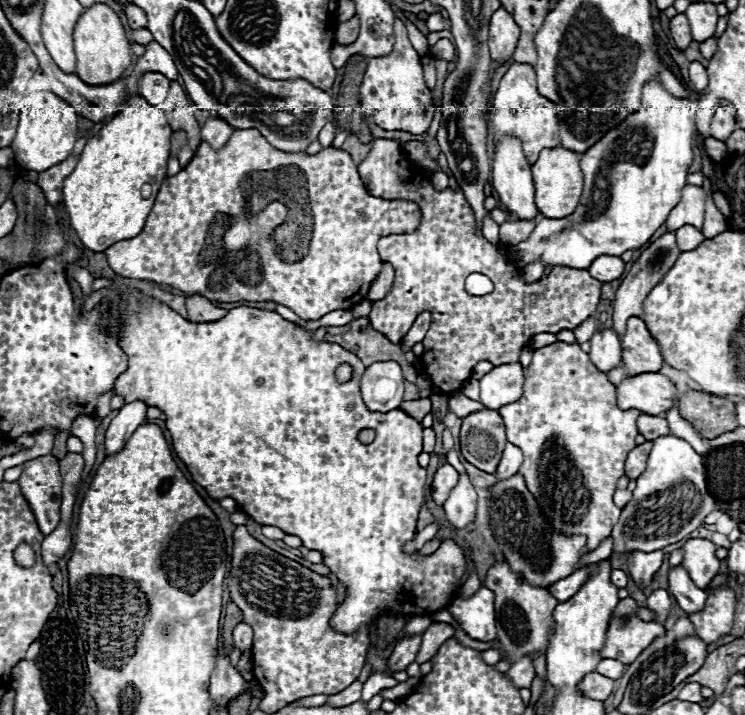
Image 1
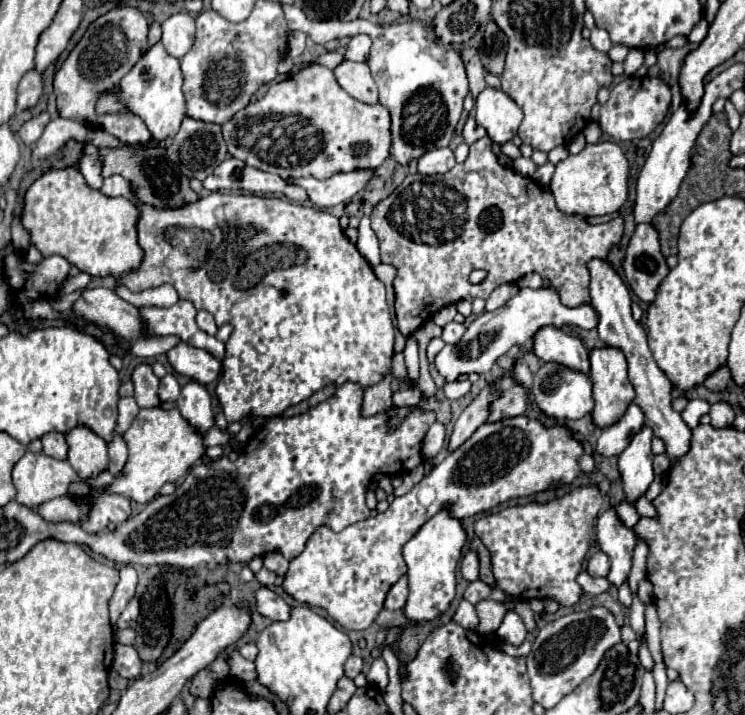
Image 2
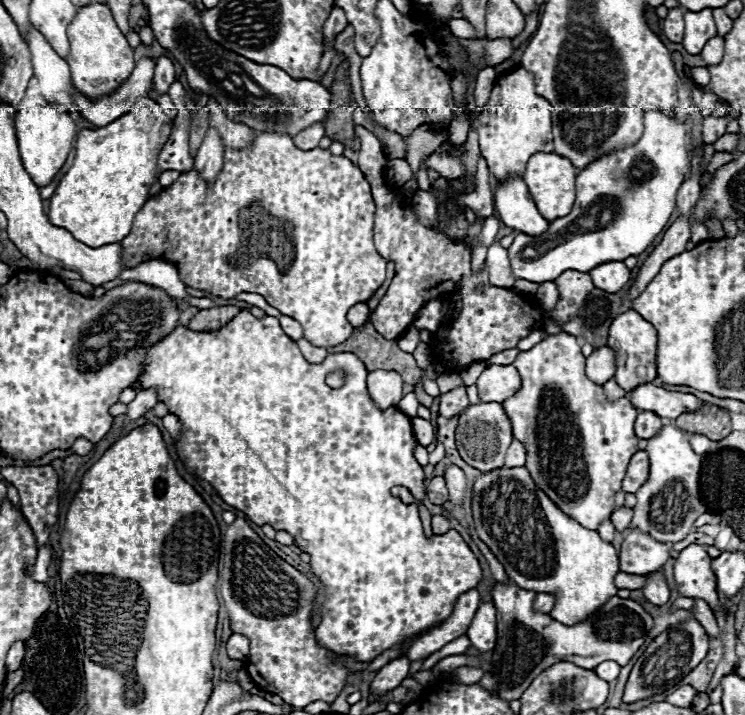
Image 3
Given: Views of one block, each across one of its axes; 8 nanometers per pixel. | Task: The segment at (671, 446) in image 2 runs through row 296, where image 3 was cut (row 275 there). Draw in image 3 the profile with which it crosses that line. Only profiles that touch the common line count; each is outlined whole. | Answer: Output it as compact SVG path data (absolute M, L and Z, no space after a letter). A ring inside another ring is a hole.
M606 262L596 266L590 276L596 288L604 292L620 292L630 280L630 270L624 266L624 262Z

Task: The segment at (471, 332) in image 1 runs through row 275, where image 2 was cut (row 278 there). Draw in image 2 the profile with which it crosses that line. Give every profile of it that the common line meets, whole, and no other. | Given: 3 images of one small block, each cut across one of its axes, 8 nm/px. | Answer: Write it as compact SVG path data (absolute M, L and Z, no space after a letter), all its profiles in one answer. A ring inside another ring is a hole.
M482 138L478 142L474 142L470 146L470 154L468 158L462 162L462 164L456 164L452 170L448 170L446 174L436 174L432 178L424 178L420 174L412 174L412 176L406 176L406 180L388 196L384 198L382 202L378 202L370 214L372 218L372 228L380 240L380 256L382 256L382 262L384 264L392 264L396 268L396 280L394 280L394 292L396 292L396 320L398 320L398 330L404 334L404 336L410 336L412 332L416 332L422 322L426 320L424 318L424 310L440 310L442 306L448 306L448 304L456 304L460 300L470 300L470 298L488 298L490 292L500 286L500 284L508 284L508 282L518 282L524 274L528 272L538 272L542 278L548 278L552 288L556 288L560 292L560 300L564 300L564 304L568 306L576 306L576 304L584 304L584 302L590 302L588 298L588 268L586 268L586 262L592 258L592 256L600 256L600 258L606 258L610 248L616 246L620 242L620 218L614 218L606 224L598 224L598 226L590 226L586 224L586 220L582 216L570 216L570 214L564 214L556 208L554 204L554 196L550 192L546 192L542 186L538 186L534 180L528 180L524 176L520 176L516 170L508 168L508 166L502 166L494 152L490 150L490 144L492 140L490 138ZM474 270L486 270L486 280L480 282L480 284L472 284L470 282L470 274Z

